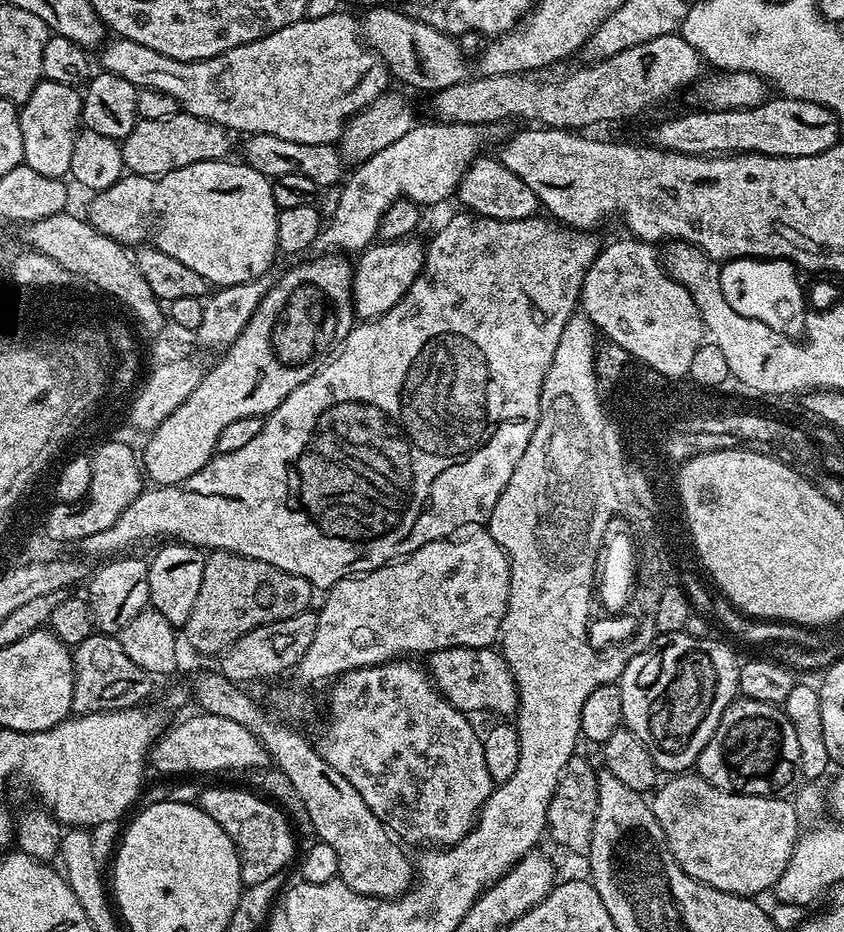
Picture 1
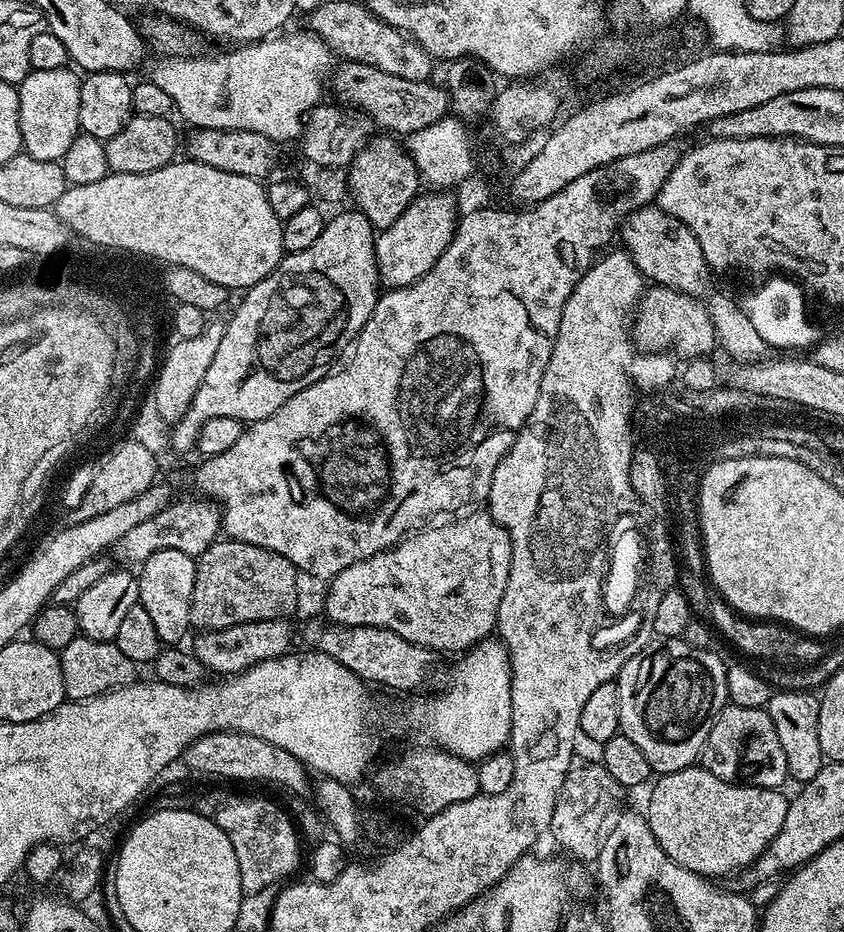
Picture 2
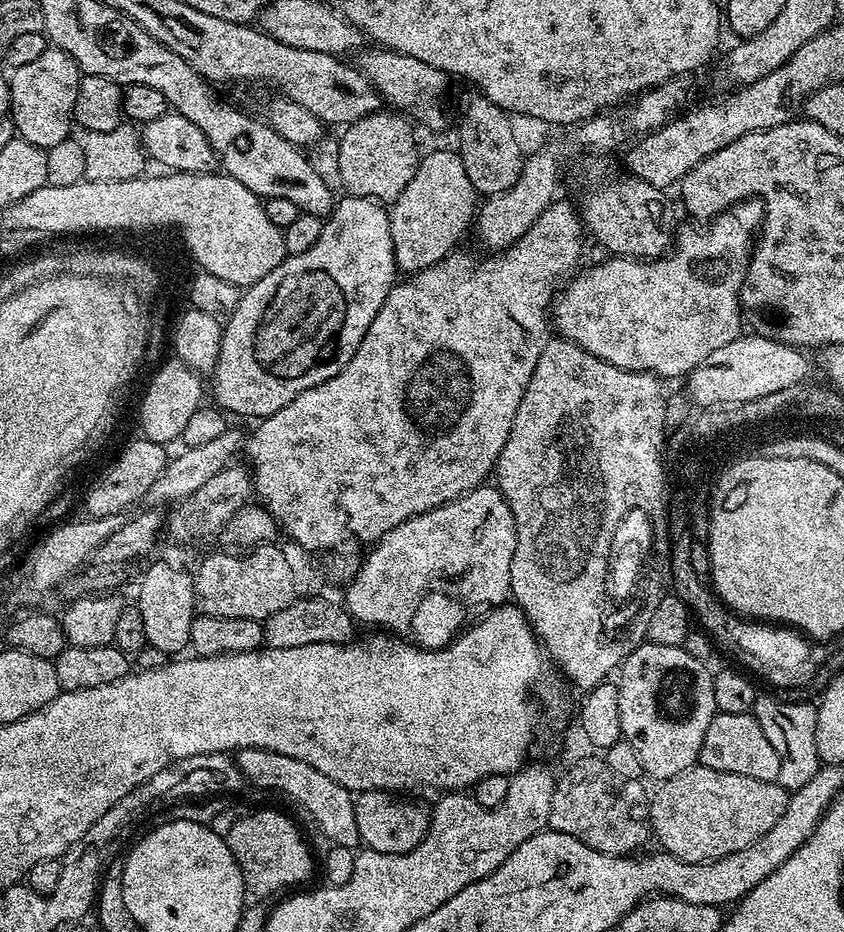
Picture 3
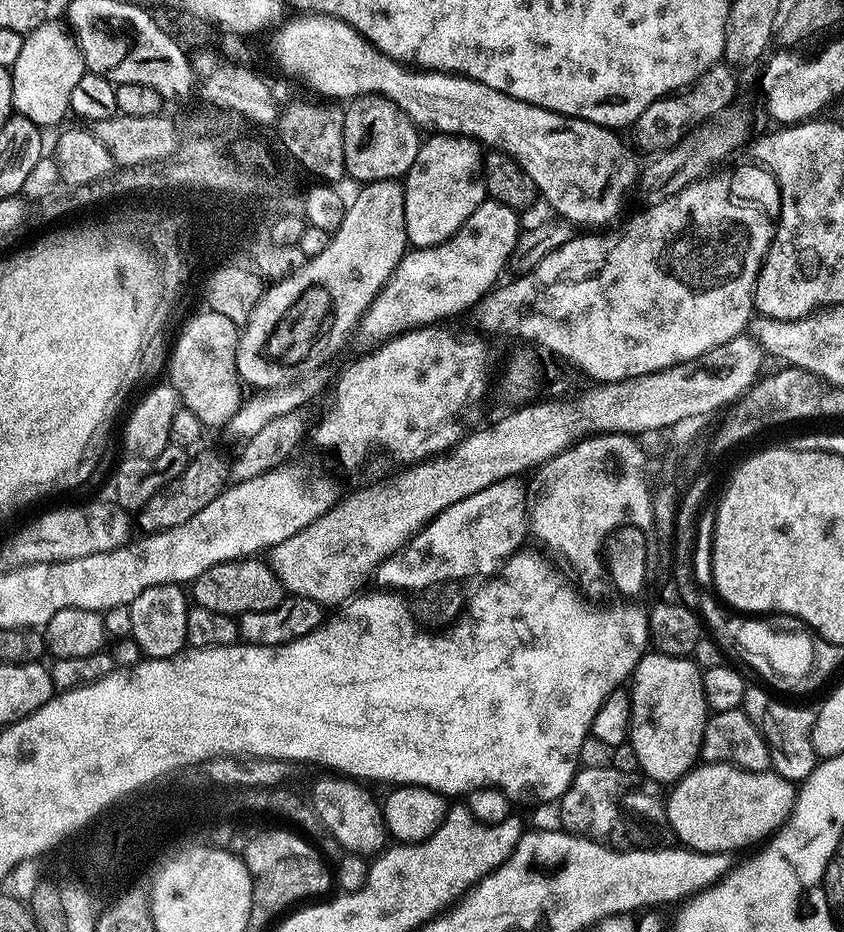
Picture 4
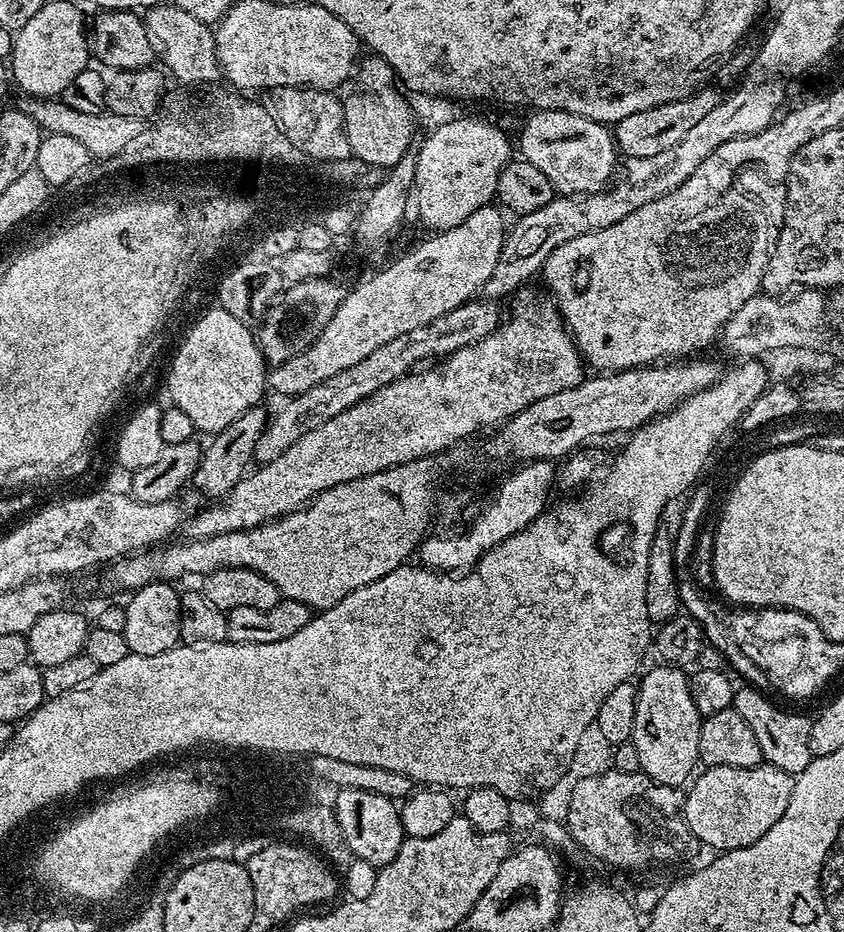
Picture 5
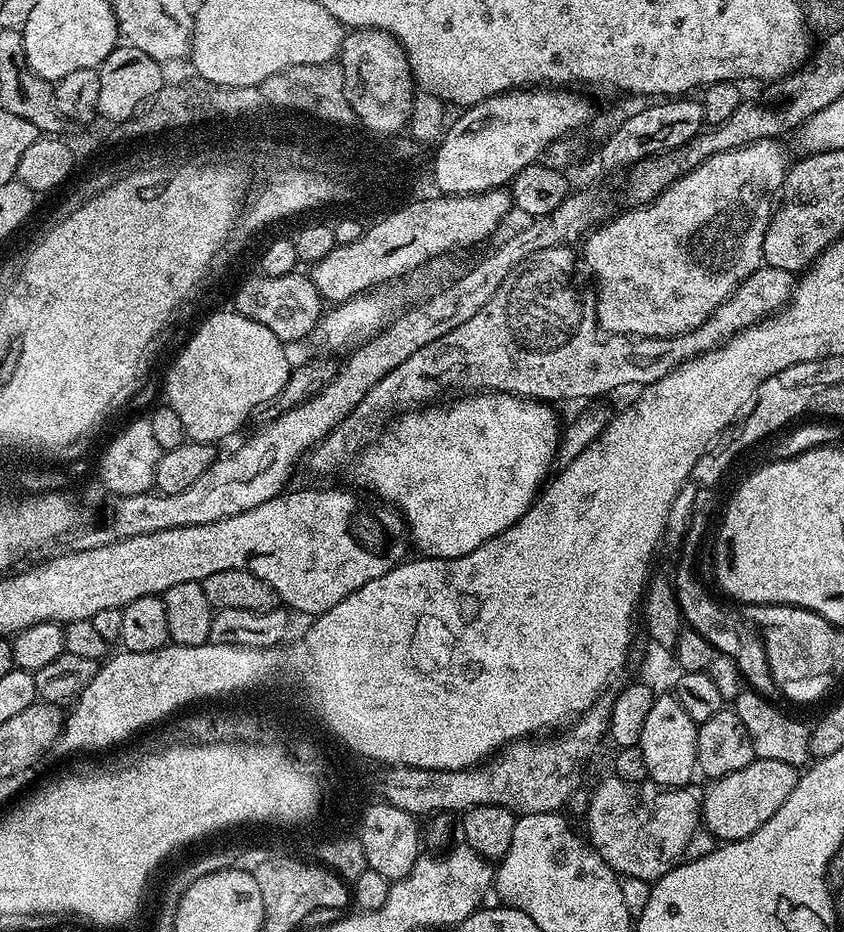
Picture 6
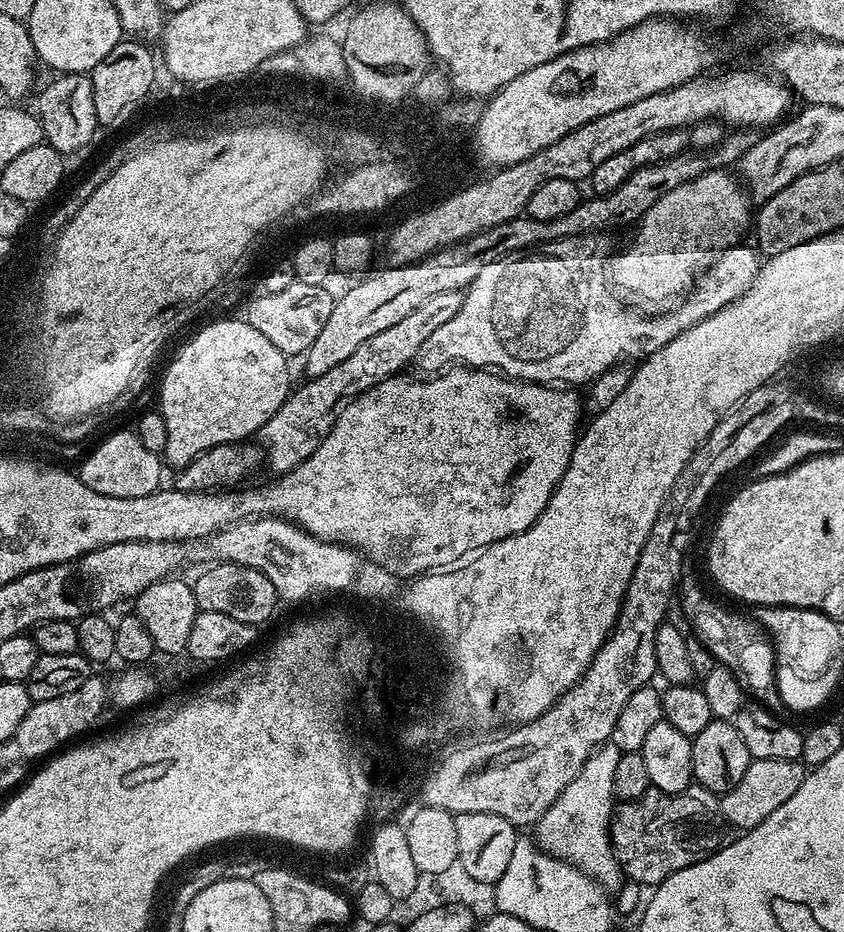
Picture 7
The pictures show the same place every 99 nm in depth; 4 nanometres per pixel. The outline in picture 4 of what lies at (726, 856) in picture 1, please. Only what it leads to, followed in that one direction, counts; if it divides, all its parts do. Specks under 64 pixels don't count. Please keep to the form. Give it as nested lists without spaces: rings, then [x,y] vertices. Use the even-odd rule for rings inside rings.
[[[701,763],[685,774],[681,780],[671,785],[668,802],[663,805],[666,824],[672,827],[679,843],[696,852],[739,853],[739,848],[748,848],[751,844],[767,841],[769,837],[784,827],[788,815],[796,805],[797,785],[782,778],[774,770],[751,772],[734,767],[733,764]]]

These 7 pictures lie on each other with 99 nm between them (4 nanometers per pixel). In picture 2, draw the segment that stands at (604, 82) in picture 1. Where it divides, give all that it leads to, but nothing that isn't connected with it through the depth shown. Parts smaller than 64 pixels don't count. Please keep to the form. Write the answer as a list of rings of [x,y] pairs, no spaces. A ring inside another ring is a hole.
[[[344,60],[335,65],[330,76],[330,92],[337,96],[335,99],[341,105],[349,109],[364,113],[371,120],[377,129],[388,134],[395,134],[400,138],[407,138],[416,130],[423,130],[426,126],[432,126],[439,120],[447,117],[450,112],[449,92],[446,87],[432,84],[431,79],[407,80],[398,78],[394,74],[386,74],[386,70],[378,70],[374,66],[366,66],[362,62]]]

